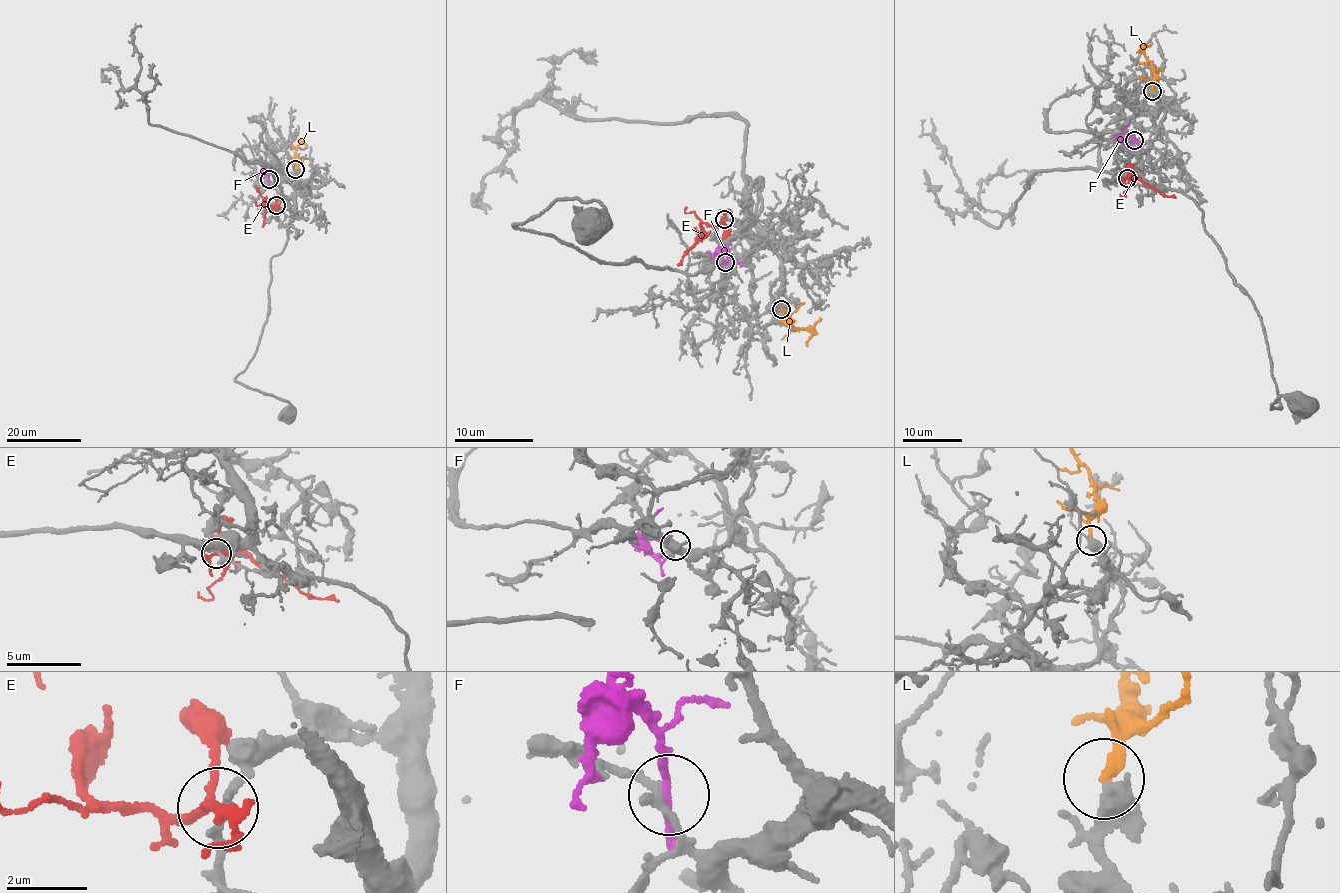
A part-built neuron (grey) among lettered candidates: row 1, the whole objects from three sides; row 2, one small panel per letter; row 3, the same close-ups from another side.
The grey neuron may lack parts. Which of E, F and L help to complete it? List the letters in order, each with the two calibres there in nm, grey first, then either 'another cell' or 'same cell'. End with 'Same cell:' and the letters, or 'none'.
E: 200 nm thick on the grey side, 200 nm on the other; another cell
F: 220 nm thick on the grey side, 180 nm on the other; another cell
L: 440 nm thick on the grey side, 280 nm on the other; same cell
Same cell: L

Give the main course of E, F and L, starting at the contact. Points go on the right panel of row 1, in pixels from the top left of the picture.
E: (1127, 179), (1133, 181), (1130, 185), (1133, 179), (1139, 179), (1162, 194), (1176, 197)
F: (1134, 140), (1123, 136), (1129, 152)
L: (1152, 91), (1152, 62), (1144, 50), (1152, 43)

